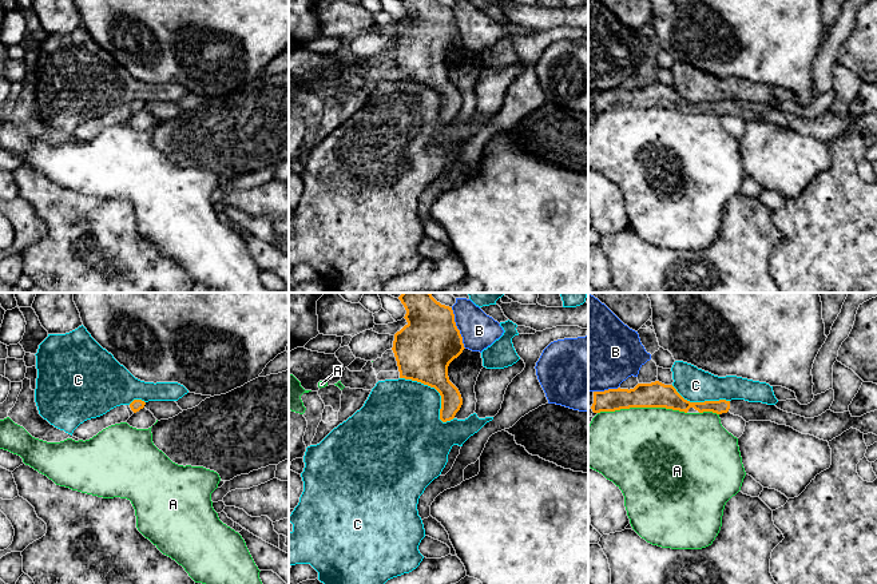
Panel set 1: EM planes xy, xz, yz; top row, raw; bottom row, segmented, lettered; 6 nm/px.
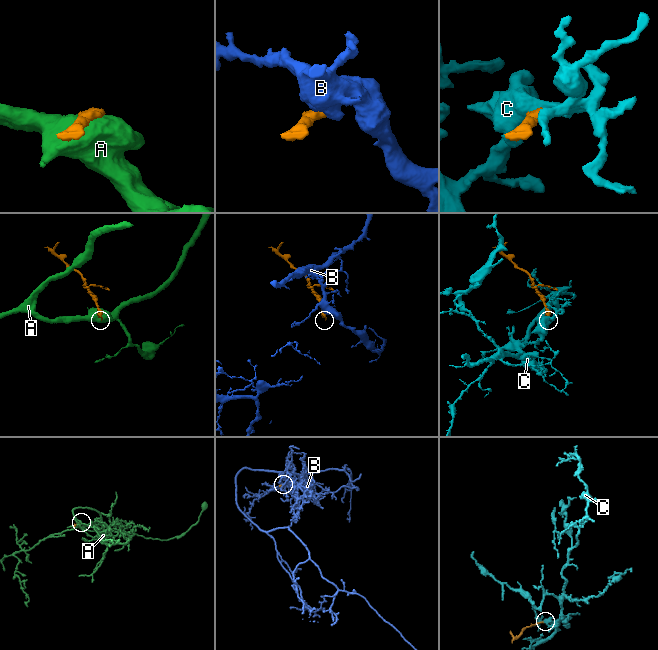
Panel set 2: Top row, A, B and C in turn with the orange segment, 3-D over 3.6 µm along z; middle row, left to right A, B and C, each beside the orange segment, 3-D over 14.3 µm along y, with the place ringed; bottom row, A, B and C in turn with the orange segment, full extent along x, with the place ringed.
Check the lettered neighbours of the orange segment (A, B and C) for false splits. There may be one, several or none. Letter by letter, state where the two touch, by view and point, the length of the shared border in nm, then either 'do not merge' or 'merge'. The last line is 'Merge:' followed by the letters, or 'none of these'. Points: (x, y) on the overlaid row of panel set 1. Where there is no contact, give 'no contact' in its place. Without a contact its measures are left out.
A: meets orange in yz at (642, 406); contact 550 nm long; do not merge
B: meets orange in xz at (456, 328); contact 260 nm long; do not merge
C: meets orange in xz at (439, 392); contact 420 nm long; do not merge
Merge: none of these

